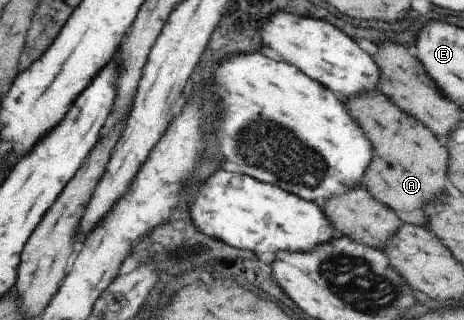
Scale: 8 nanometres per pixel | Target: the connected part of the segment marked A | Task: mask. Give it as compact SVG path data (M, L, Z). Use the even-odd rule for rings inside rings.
M379 90L353 93L343 106L353 116L363 136L369 136L368 141L373 148L371 162L357 184L377 202L391 209L402 223L424 226L424 204L445 194L443 183L448 154L441 140L417 119L397 108Z

